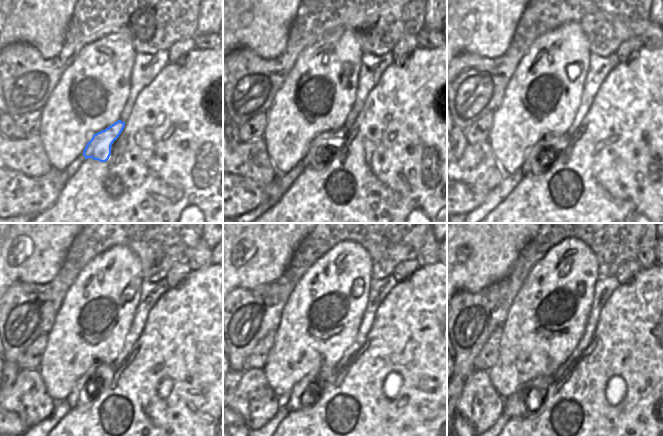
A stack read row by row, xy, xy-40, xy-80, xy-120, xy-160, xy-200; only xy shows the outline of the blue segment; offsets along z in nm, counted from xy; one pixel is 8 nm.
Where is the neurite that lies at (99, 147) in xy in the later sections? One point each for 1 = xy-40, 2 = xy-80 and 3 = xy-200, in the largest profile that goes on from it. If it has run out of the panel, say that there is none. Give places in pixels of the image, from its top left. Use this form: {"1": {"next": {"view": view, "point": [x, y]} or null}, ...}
{"1": {"next": {"view": "xy-40", "point": [319, 151]}}, "2": {"next": {"view": "xy-80", "point": [537, 155]}}, "3": {"next": {"view": "xy-200", "point": [526, 400]}}}

